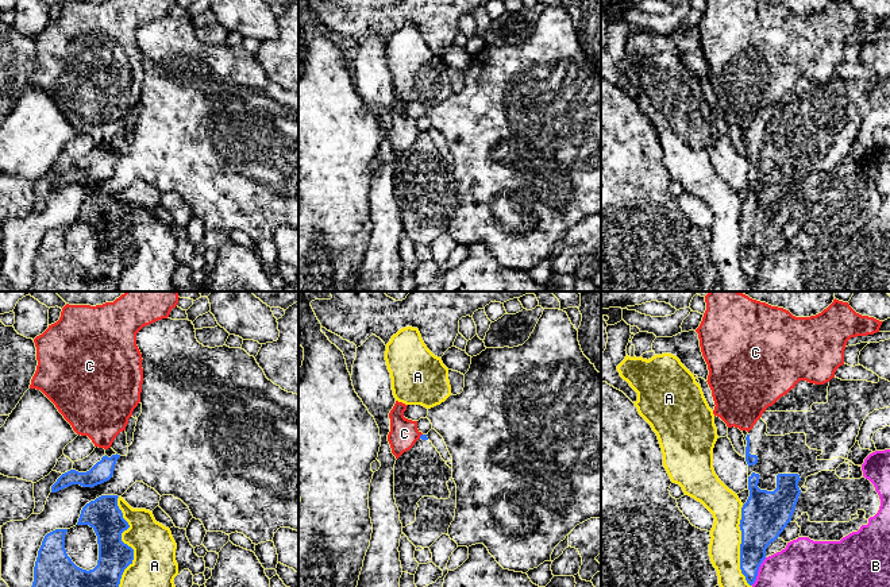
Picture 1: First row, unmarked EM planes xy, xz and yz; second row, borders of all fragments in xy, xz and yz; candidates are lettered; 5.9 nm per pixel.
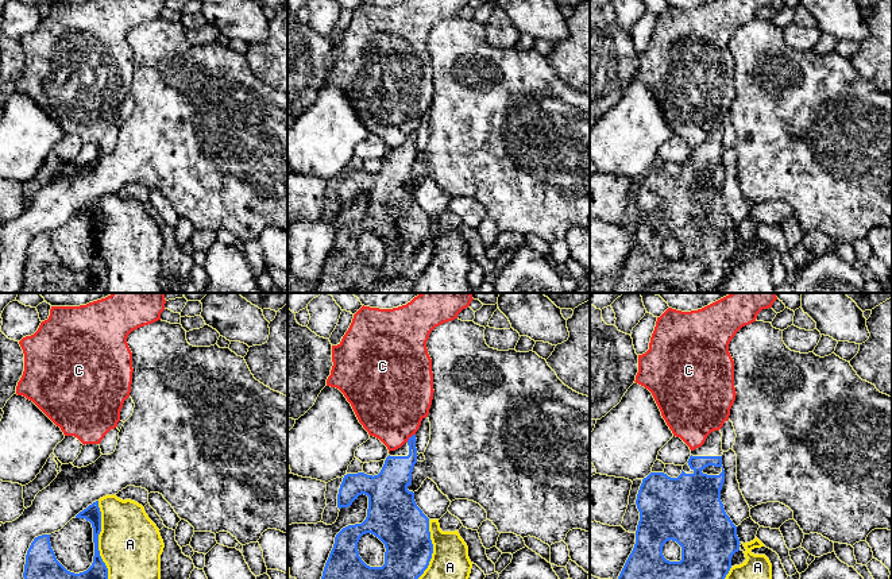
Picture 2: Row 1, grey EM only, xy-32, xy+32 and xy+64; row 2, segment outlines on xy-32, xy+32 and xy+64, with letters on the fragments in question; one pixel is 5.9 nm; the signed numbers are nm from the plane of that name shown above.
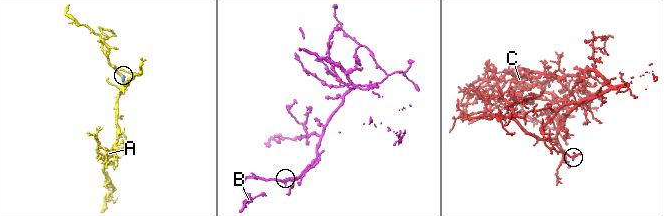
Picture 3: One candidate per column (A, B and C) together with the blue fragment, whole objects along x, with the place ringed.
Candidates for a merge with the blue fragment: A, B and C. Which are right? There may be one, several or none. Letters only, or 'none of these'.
none of these

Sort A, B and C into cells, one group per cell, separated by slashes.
A / B / C

